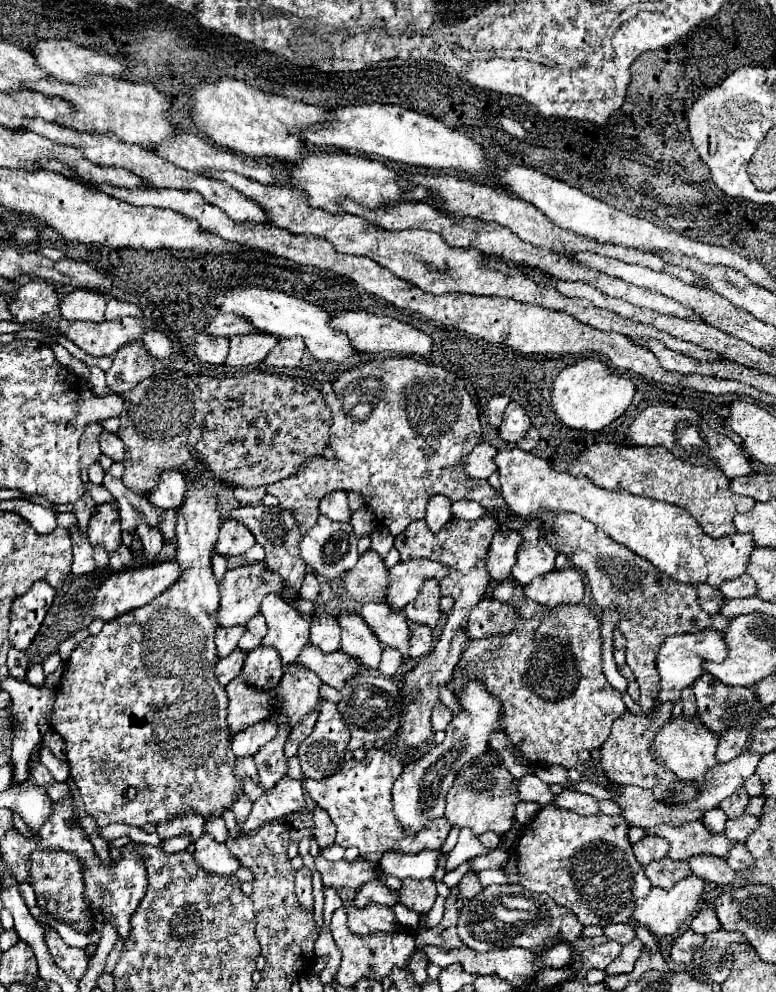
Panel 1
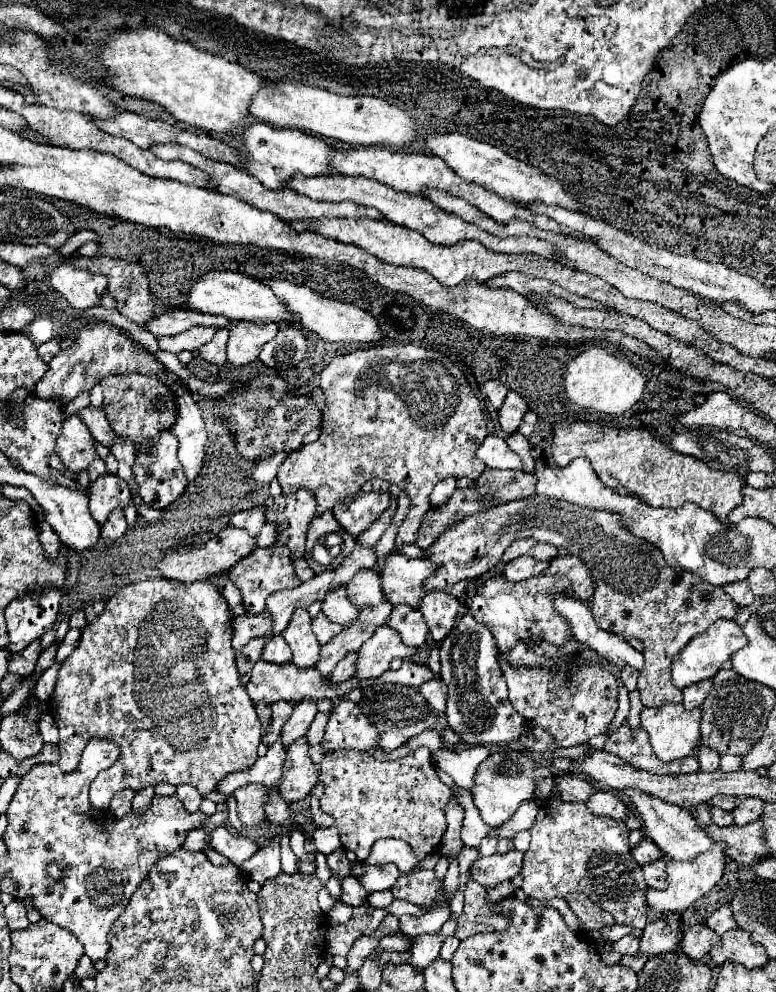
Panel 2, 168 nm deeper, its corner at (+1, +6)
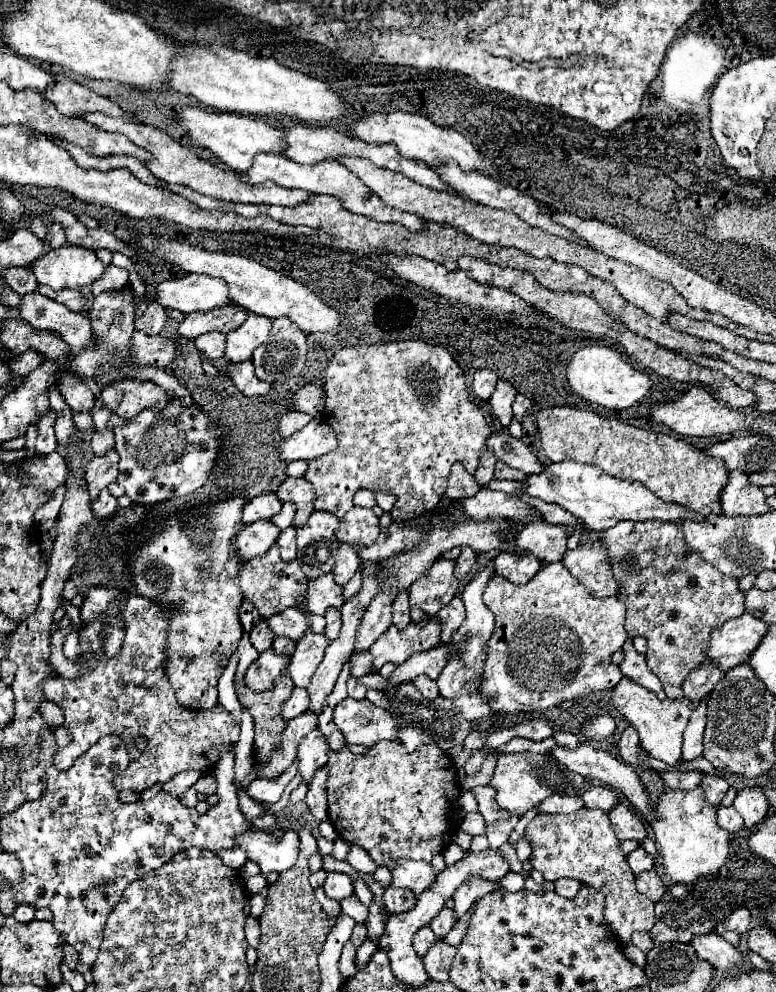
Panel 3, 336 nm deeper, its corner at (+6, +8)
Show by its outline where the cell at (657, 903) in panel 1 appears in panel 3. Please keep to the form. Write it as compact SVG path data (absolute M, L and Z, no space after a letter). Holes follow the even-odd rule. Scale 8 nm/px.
M702 786L694 790L666 790L656 802L652 802L652 806L656 816L650 826L666 878L680 884L692 884L702 874L716 874L728 858L730 834L718 828L716 806L706 802Z

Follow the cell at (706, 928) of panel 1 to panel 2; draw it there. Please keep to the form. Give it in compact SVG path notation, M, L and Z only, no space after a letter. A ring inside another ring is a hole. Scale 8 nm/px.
M721 906L721 908L717 908L713 914L709 914L709 916L705 918L705 926L711 928L711 930L715 930L719 936L725 934L727 930L737 928L737 924L735 924L735 920L733 920L733 916L731 916L731 908L729 908L729 906Z

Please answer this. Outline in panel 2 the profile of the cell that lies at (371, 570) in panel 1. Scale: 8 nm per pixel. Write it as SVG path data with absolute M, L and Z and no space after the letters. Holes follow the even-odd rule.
M397 552L387 554L383 566L379 568L379 582L383 586L385 598L393 606L407 604L411 608L419 608L419 602L425 596L421 582L433 570L435 566L421 558L411 560Z

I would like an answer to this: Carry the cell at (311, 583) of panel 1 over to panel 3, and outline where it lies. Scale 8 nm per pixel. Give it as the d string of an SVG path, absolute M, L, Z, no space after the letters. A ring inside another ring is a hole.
M286 528L284 532L280 532L278 540L276 540L282 560L294 560L296 558L296 532L294 528Z

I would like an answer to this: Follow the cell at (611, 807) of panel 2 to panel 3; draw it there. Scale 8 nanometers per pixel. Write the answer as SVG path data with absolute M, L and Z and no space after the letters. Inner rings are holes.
M620 802L618 808L612 808L608 816L610 816L612 828L614 828L614 832L616 832L616 836L620 840L636 840L636 842L642 842L644 838L648 838L646 822L626 802Z

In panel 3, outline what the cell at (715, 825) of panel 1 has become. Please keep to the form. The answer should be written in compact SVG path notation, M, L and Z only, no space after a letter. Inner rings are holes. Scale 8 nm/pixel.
M720 806L718 808L718 824L728 832L738 832L742 824L742 816L734 810L734 806Z

